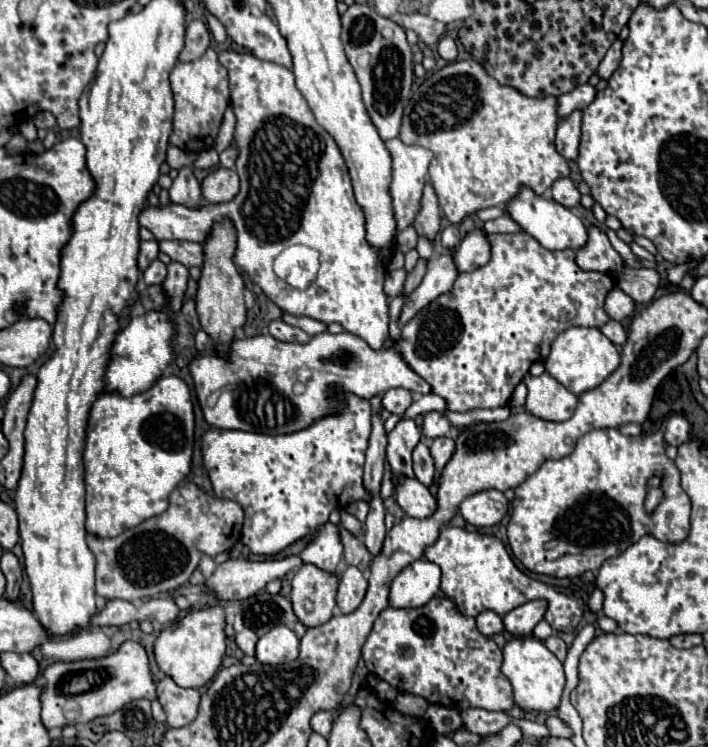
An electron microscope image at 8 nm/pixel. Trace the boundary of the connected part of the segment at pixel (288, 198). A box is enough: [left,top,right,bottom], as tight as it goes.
[139,51,389,349]

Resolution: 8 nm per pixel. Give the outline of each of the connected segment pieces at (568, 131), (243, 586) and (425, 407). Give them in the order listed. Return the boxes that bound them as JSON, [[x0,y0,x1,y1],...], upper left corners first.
[[555,111,581,159],[207,555,303,599],[403,393,447,417]]

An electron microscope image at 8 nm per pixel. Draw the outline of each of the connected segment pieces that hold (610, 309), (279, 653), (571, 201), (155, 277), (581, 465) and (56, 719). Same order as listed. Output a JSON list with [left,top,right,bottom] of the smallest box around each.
[[605,288,635,321],[255,625,299,665],[551,177,581,209],[143,259,167,285],[507,429,691,577],[41,641,157,729]]

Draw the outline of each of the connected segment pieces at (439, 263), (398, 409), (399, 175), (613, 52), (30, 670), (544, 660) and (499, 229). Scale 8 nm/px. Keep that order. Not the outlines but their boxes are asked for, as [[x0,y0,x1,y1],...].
[[399,253,457,325],[381,389,411,415],[385,137,433,231],[597,39,623,79],[1,653,39,685],[501,635,565,711],[483,215,521,233]]

